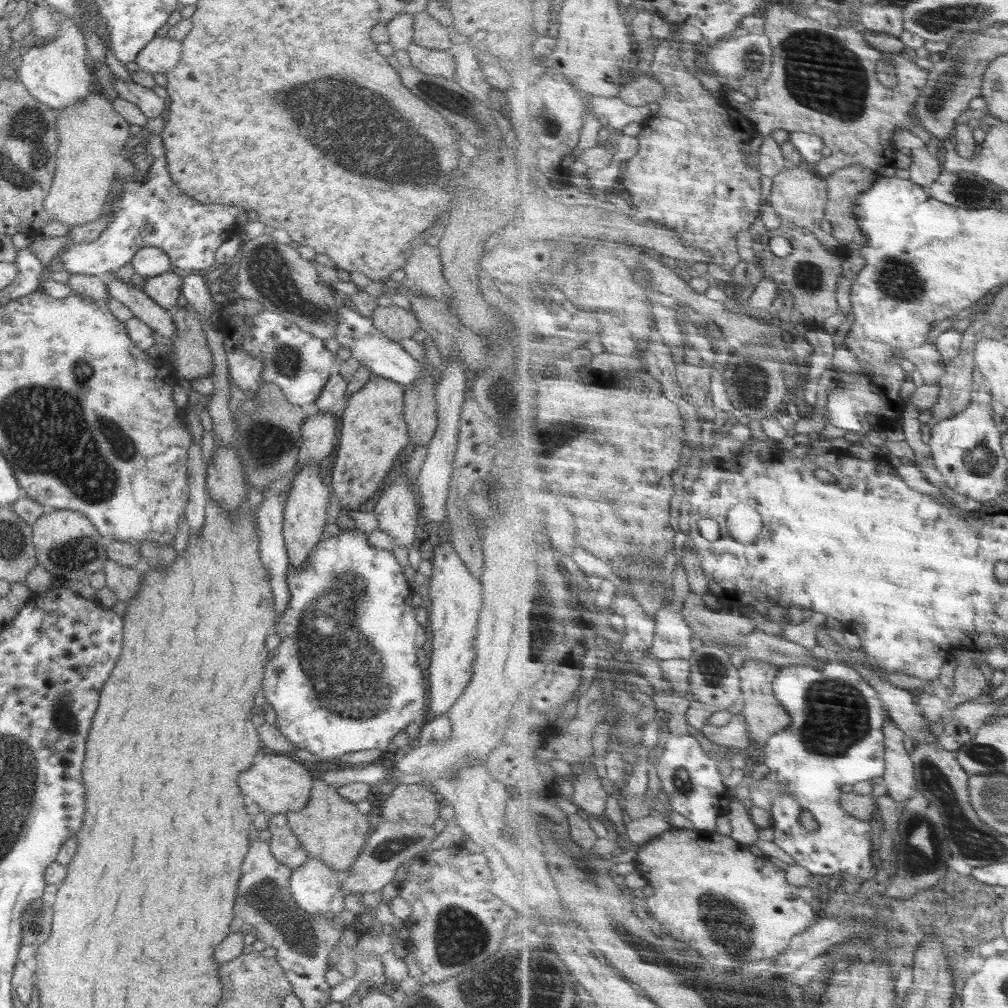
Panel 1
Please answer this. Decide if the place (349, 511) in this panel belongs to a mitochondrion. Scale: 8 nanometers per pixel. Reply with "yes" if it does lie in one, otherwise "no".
no

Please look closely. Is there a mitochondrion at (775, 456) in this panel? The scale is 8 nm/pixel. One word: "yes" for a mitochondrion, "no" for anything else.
no

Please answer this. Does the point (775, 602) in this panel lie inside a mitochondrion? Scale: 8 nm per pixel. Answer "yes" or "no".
no

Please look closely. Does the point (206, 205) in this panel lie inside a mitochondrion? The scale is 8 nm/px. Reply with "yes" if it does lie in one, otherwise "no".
no

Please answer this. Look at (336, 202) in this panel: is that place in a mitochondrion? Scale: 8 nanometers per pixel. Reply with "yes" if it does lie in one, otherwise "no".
no

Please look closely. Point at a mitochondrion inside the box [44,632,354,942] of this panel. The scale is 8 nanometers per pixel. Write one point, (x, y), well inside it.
(64, 713)

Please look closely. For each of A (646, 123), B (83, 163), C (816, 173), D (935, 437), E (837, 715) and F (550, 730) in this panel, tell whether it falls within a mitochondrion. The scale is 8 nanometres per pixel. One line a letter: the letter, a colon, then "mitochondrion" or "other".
A: other
B: other
C: other
D: other
E: mitochondrion
F: other

